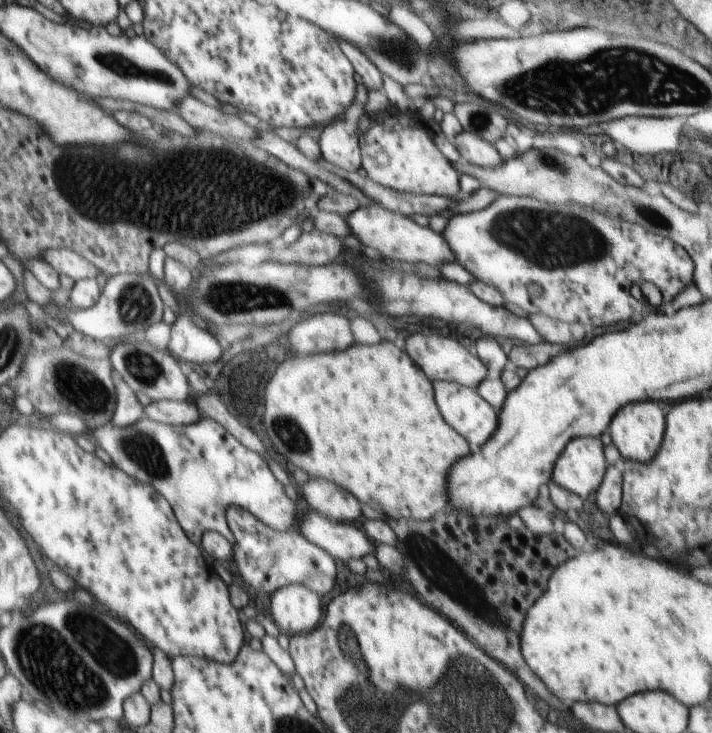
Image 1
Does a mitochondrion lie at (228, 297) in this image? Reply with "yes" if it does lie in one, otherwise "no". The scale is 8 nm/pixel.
yes

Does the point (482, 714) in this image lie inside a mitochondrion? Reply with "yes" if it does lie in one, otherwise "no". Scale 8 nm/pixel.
yes

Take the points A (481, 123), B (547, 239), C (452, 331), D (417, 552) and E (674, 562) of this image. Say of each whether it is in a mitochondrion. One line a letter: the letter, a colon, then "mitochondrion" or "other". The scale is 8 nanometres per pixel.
A: mitochondrion
B: mitochondrion
C: other
D: mitochondrion
E: other

